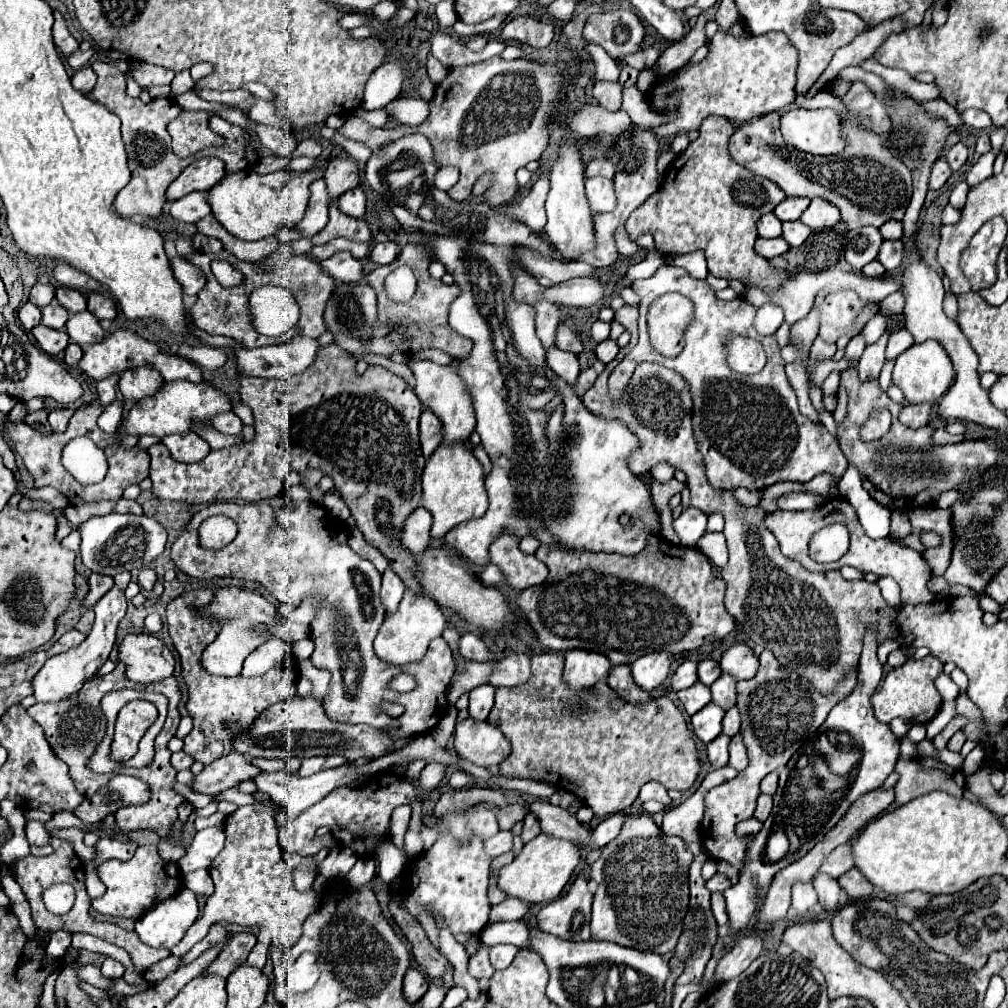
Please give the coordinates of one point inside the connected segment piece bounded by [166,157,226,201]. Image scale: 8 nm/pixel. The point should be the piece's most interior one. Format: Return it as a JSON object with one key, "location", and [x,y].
{"location":[202,174]}

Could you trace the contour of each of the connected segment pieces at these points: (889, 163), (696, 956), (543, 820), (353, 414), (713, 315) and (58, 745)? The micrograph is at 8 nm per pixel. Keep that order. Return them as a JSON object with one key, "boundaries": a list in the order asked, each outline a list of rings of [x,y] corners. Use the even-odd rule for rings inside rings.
{"boundaries":[[[[820,91],[816,97],[807,98],[796,95],[795,103],[805,109],[834,109],[846,121],[846,151],[832,157],[814,157],[804,151],[794,149],[792,145],[784,145],[778,127],[778,113],[762,115],[758,119],[750,119],[750,123],[742,123],[734,129],[728,141],[730,157],[750,169],[752,173],[772,179],[786,195],[798,197],[822,197],[834,205],[838,205],[842,219],[848,229],[858,229],[864,225],[882,227],[886,221],[896,219],[902,221],[906,207],[912,197],[912,173],[910,169],[894,157],[888,149],[882,147],[880,137],[872,131],[866,131],[858,121],[848,119],[848,107],[828,91]]],[[[686,843],[686,849],[694,855],[694,861],[690,865],[690,907],[688,907],[688,913],[684,919],[682,937],[676,945],[676,953],[684,961],[684,971],[674,983],[676,987],[686,985],[686,983],[700,983],[704,969],[706,969],[706,963],[710,961],[710,955],[712,955],[712,945],[716,941],[716,921],[714,921],[712,911],[710,911],[710,891],[706,889],[706,881],[700,875],[700,869],[702,869],[704,861],[708,859],[708,853],[700,843]]],[[[540,801],[532,803],[530,811],[538,815],[542,833],[562,837],[562,839],[568,839],[568,841],[580,843],[580,845],[592,843],[592,831],[586,825],[578,823],[576,815],[572,815],[570,811],[550,805],[550,803],[540,803]]],[[[328,345],[318,349],[314,363],[304,373],[290,379],[260,379],[240,375],[242,403],[252,409],[256,419],[254,441],[248,445],[210,451],[210,455],[198,463],[178,463],[162,443],[152,445],[148,449],[152,459],[152,493],[164,501],[184,503],[214,503],[232,499],[258,503],[280,495],[280,487],[290,469],[298,473],[304,473],[306,469],[320,469],[324,475],[334,479],[334,487],[342,493],[342,499],[350,507],[356,527],[364,533],[364,539],[390,561],[392,571],[398,573],[410,591],[424,593],[416,577],[416,555],[408,551],[400,539],[406,519],[420,507],[422,501],[420,475],[426,463],[418,441],[418,417],[422,413],[422,403],[404,383],[404,379],[388,369],[370,365],[364,375],[356,375],[354,365],[354,355],[342,351],[338,345]]],[[[660,267],[652,277],[632,283],[632,289],[640,295],[639,339],[632,351],[618,363],[610,375],[610,393],[620,397],[626,383],[630,381],[634,367],[642,361],[662,363],[668,369],[678,371],[688,383],[694,399],[694,439],[698,451],[706,463],[706,477],[712,487],[732,491],[744,487],[748,491],[764,491],[778,481],[798,481],[798,469],[802,467],[802,483],[810,481],[818,473],[830,473],[840,479],[846,471],[846,457],[840,453],[838,441],[826,431],[826,427],[812,423],[798,411],[796,393],[784,373],[784,361],[776,337],[758,335],[754,331],[756,309],[742,297],[734,301],[722,301],[714,295],[706,279],[694,279],[682,267]],[[678,291],[692,299],[694,321],[686,329],[684,349],[678,357],[660,355],[648,341],[647,313],[652,301],[660,295]],[[730,337],[752,337],[764,345],[768,363],[756,375],[740,375],[726,365],[726,341]]],[[[118,663],[116,669],[110,675],[104,677],[92,677],[76,695],[70,695],[68,699],[64,699],[62,703],[36,703],[32,707],[26,709],[26,713],[44,729],[50,747],[54,749],[54,753],[68,763],[70,767],[70,775],[78,787],[78,791],[84,797],[94,795],[96,791],[100,791],[106,783],[108,783],[108,775],[96,775],[92,771],[86,769],[86,761],[88,757],[94,753],[94,747],[98,743],[98,739],[102,739],[104,735],[104,715],[100,711],[100,699],[116,689],[132,689],[134,683],[126,677],[126,665]]]]}

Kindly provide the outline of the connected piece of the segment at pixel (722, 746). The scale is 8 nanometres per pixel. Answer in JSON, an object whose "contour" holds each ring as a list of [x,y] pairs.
{"contour":[[[718,735],[718,739],[714,739],[708,745],[708,759],[714,769],[728,765],[728,745],[730,745],[730,737],[726,735]]]}

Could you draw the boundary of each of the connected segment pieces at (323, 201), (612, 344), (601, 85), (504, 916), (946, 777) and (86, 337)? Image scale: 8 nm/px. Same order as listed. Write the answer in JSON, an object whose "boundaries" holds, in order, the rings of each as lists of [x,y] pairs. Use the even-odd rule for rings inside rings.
{"boundaries":[[[[320,177],[310,185],[310,201],[306,207],[306,215],[302,223],[298,223],[298,231],[304,233],[304,237],[312,239],[322,227],[328,223],[328,205],[330,205],[330,195],[326,191],[326,181]]],[[[606,339],[606,341],[598,343],[598,347],[596,347],[596,357],[598,357],[602,363],[610,363],[616,355],[618,355],[618,345],[616,345],[616,341]]],[[[596,81],[594,99],[608,111],[616,111],[622,103],[622,85],[614,81]]],[[[508,897],[502,903],[492,907],[490,923],[496,923],[496,921],[520,921],[520,919],[524,919],[526,911],[528,911],[528,905],[524,901]]],[[[932,757],[920,759],[898,759],[894,765],[894,773],[898,773],[898,783],[894,785],[894,803],[904,805],[914,797],[920,797],[930,791],[946,791],[954,797],[962,797],[966,781],[960,781],[946,773],[942,765],[938,765]]],[[[82,311],[82,313],[72,315],[66,323],[66,333],[68,333],[70,341],[80,347],[88,347],[88,345],[94,345],[104,339],[104,331],[100,327],[100,321],[90,311]]]]}

